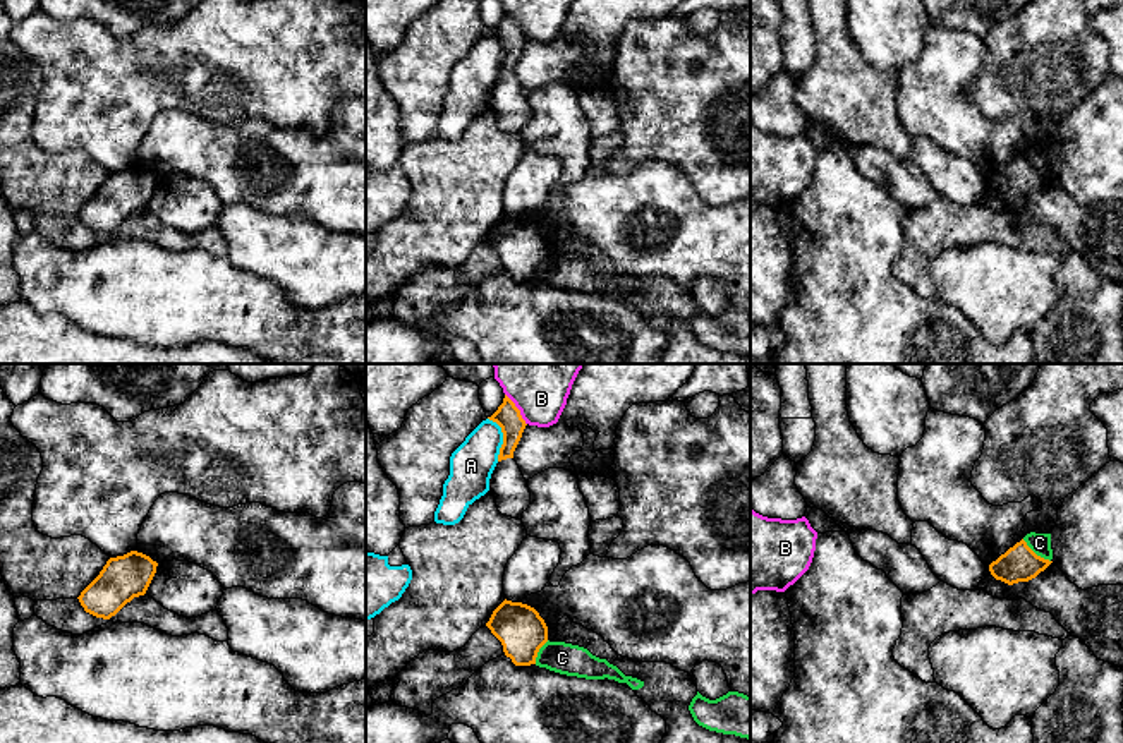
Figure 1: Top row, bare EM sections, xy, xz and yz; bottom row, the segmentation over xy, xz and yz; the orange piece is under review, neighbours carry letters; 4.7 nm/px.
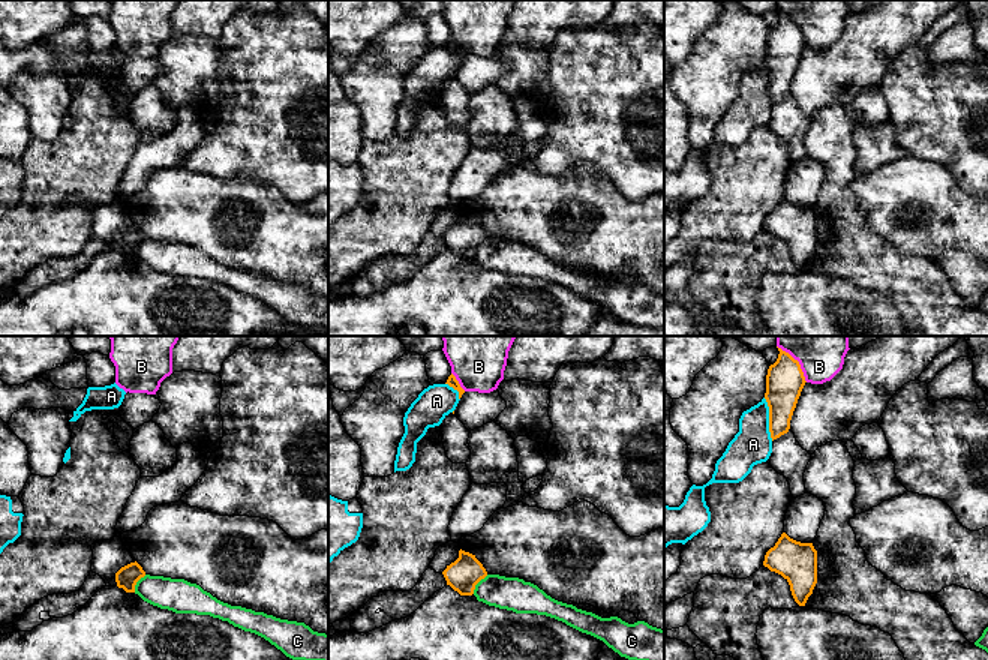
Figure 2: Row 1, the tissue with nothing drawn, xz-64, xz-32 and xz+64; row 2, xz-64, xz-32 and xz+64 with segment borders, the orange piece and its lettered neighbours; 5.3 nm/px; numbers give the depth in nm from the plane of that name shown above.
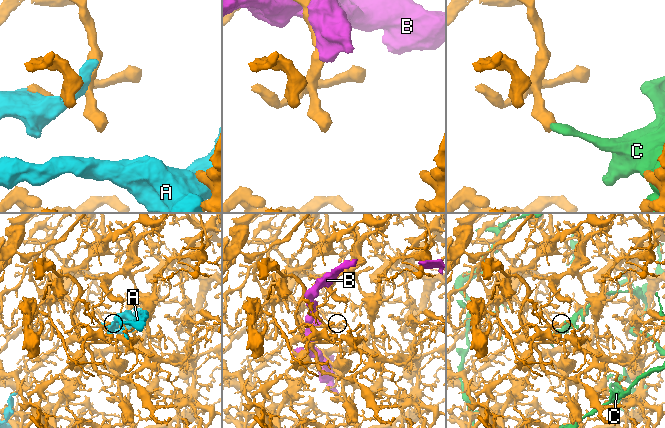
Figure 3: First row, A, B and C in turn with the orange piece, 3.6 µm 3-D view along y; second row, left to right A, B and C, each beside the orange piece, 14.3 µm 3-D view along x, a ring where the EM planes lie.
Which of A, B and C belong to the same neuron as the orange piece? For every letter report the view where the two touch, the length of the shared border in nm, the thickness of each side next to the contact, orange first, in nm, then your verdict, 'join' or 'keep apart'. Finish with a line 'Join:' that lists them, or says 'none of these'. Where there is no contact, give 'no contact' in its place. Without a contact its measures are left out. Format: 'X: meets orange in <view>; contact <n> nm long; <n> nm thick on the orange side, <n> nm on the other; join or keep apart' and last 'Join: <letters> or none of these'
A: meets orange in xz; contact 220 nm long; 120 nm thick on the orange side, 200 nm on the other; keep apart
B: meets orange in xz; contact 180 nm long; 120 nm thick on the orange side, 380 nm on the other; keep apart
C: meets orange in yz; contact 170 nm long; 170 nm thick on the orange side, 100 nm on the other; keep apart
Join: none of these

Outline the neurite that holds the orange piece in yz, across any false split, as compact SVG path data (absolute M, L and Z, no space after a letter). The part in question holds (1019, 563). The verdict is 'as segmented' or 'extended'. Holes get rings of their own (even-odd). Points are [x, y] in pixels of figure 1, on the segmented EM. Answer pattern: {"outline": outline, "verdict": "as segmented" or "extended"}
{"outline": "M1022 539L996 561L989 565L989 571L996 580L1008 585L1029 582L1044 571L1053 561L1037 556Z", "verdict": "as segmented"}

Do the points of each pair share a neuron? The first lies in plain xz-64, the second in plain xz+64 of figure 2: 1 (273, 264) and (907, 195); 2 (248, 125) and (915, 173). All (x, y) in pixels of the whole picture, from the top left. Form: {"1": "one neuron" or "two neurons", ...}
{"1": "one neuron", "2": "two neurons"}

